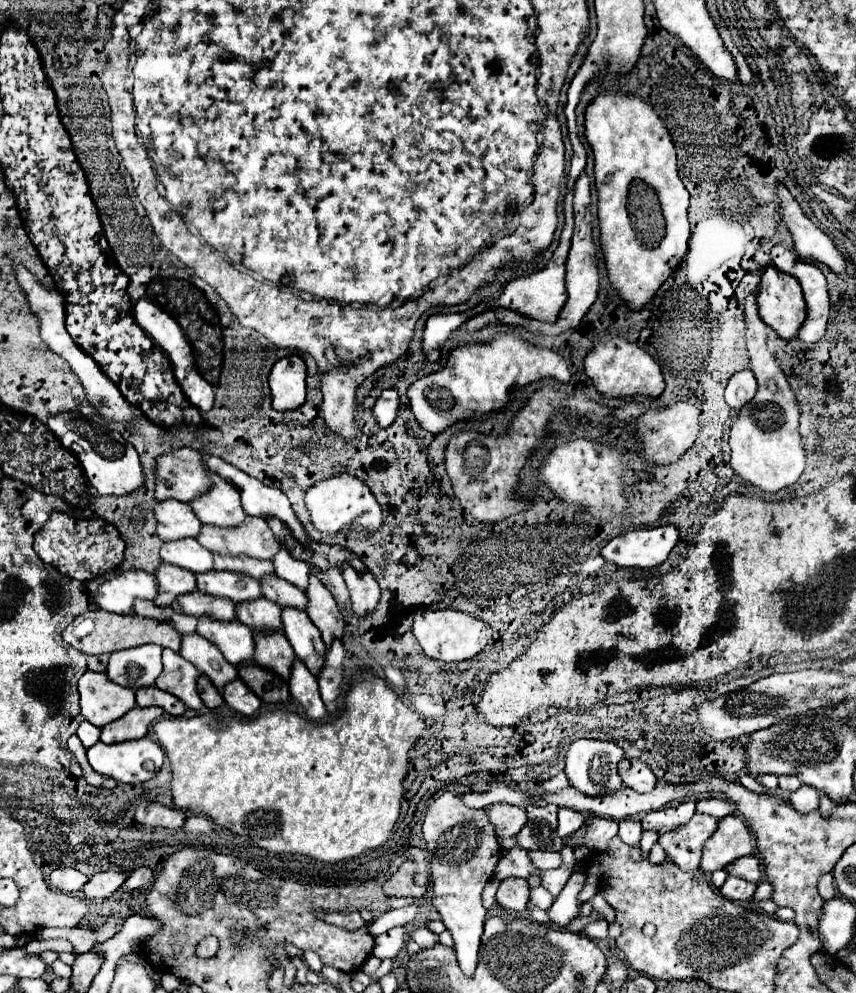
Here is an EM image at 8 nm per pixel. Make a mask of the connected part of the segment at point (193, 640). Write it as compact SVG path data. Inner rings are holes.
M187 633L181 637L181 657L191 661L199 673L207 675L217 689L221 689L225 683L237 679L237 669L221 657L219 649L215 645L209 645L199 633Z

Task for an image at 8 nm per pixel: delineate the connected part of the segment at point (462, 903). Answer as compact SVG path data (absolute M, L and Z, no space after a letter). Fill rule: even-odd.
M443 793L427 811L423 821L423 839L429 851L431 883L433 883L433 907L439 911L441 921L453 935L453 949L465 975L473 975L477 967L477 953L483 935L485 907L481 905L481 893L487 881L495 873L495 865L501 859L501 847L495 837L493 825L483 809L469 809L453 793Z

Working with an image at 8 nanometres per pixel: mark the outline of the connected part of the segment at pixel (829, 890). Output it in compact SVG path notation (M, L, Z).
M825 873L821 879L819 879L819 895L823 899L831 899L837 895L835 891L835 885L833 885L833 875L831 873Z

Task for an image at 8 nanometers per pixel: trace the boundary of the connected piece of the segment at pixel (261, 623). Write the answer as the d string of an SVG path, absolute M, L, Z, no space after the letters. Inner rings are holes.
M265 597L241 603L235 609L237 619L251 629L281 629L281 607L273 605L273 601L265 601Z

